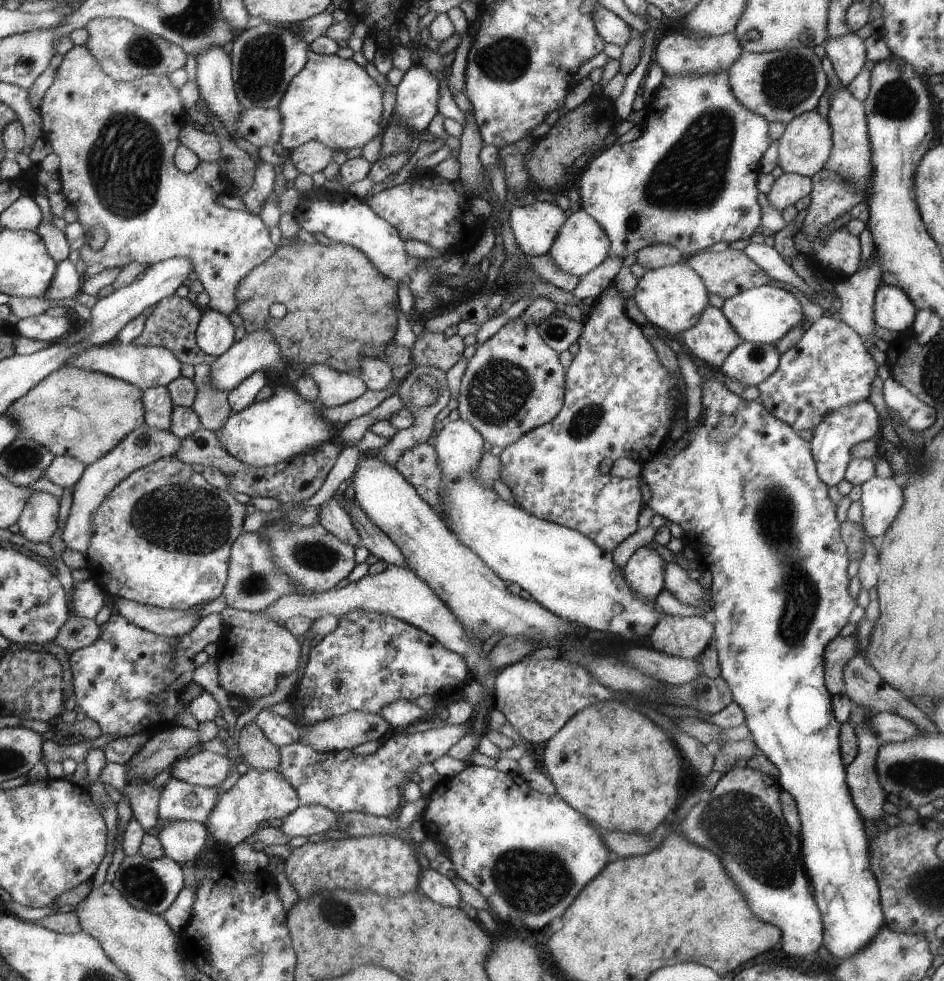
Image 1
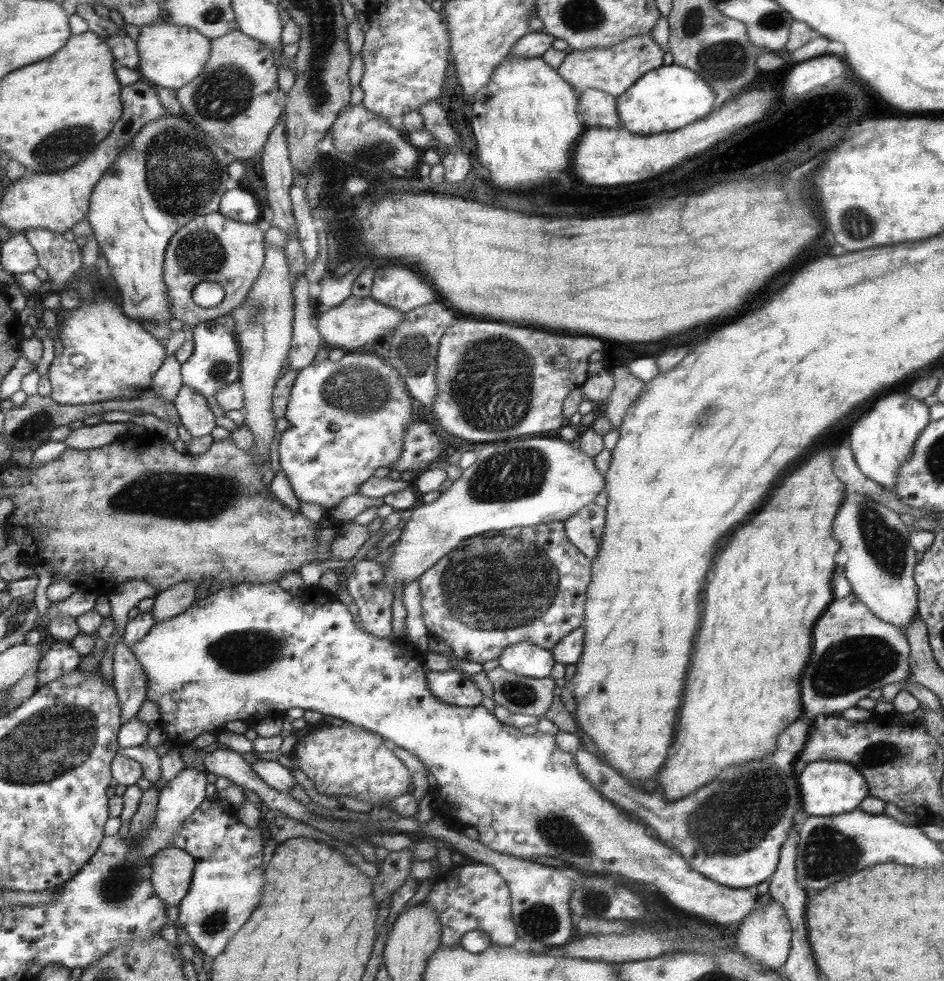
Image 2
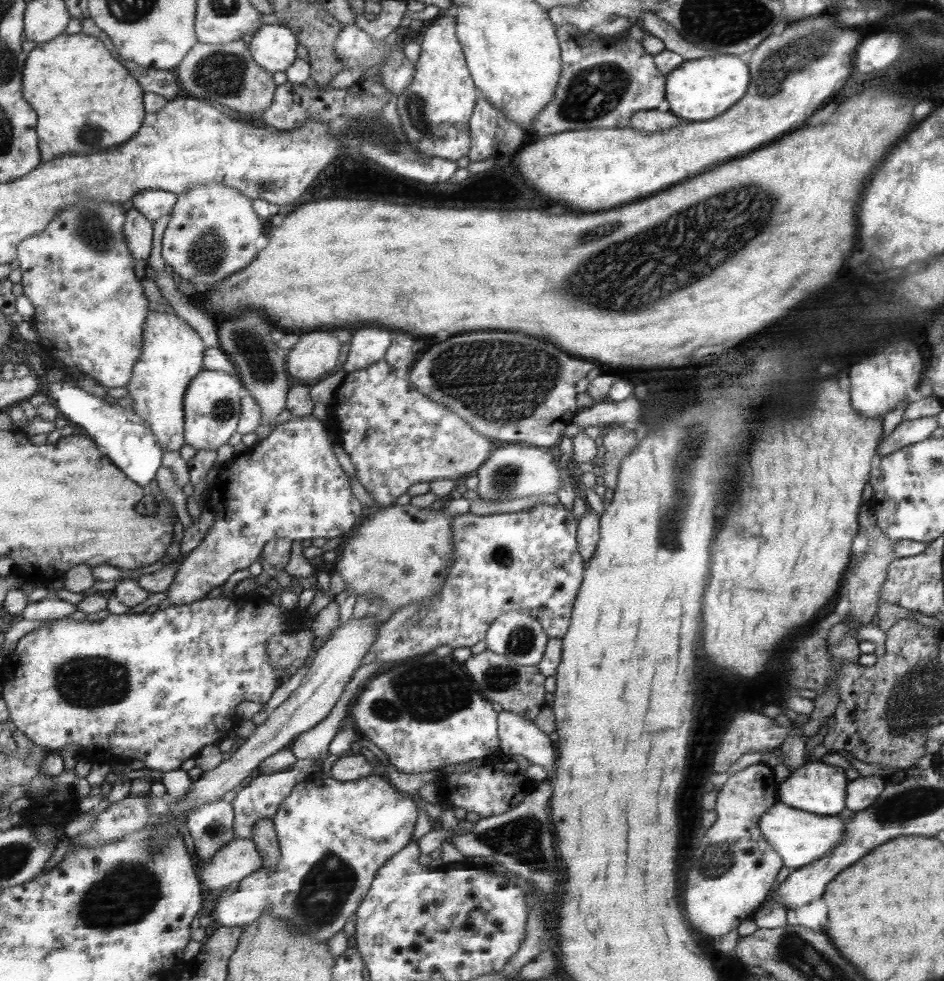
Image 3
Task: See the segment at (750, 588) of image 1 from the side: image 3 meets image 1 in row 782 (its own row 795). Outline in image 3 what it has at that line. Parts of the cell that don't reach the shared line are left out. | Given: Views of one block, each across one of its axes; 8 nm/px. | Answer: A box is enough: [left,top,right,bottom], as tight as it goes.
[780,761,849,817]

